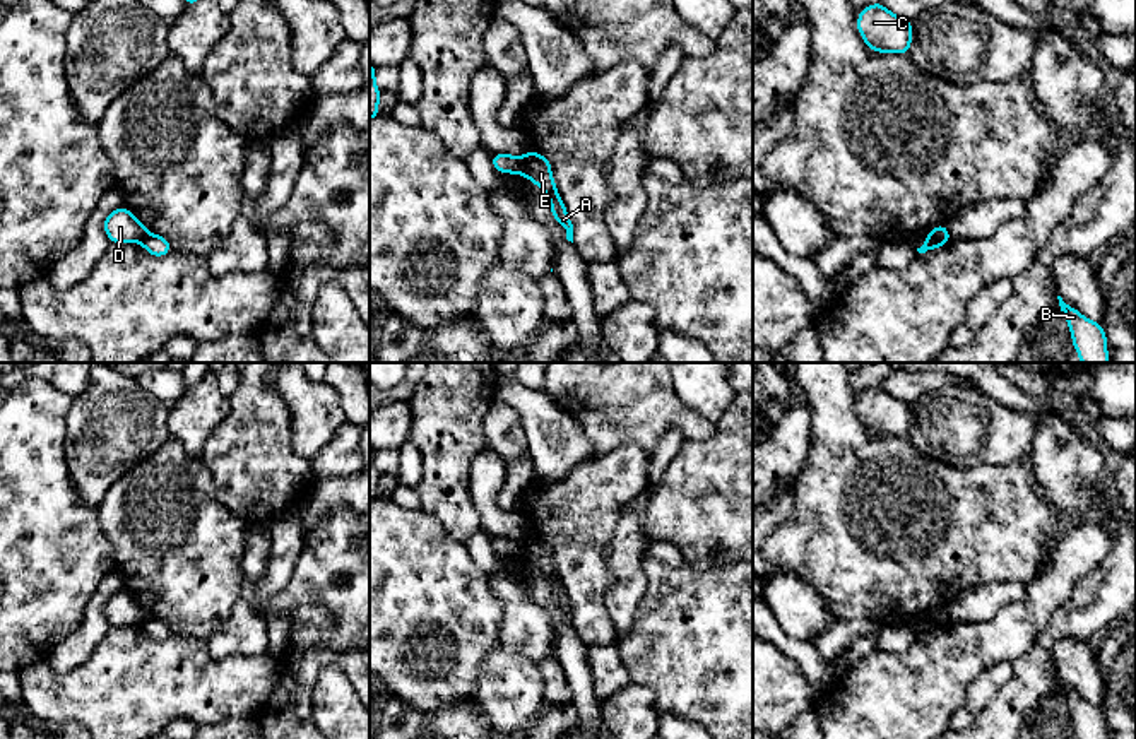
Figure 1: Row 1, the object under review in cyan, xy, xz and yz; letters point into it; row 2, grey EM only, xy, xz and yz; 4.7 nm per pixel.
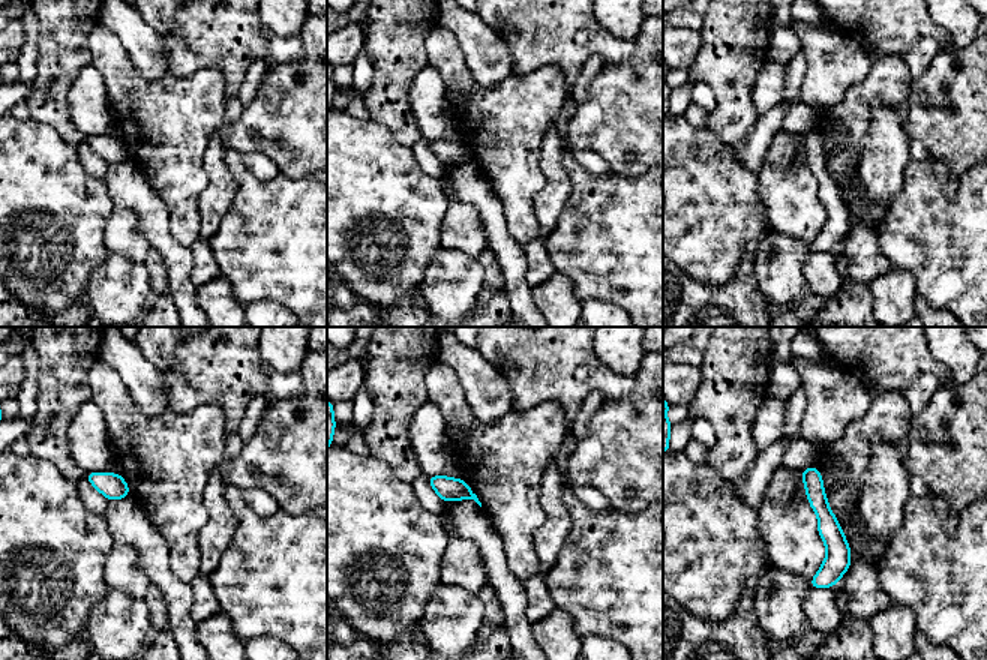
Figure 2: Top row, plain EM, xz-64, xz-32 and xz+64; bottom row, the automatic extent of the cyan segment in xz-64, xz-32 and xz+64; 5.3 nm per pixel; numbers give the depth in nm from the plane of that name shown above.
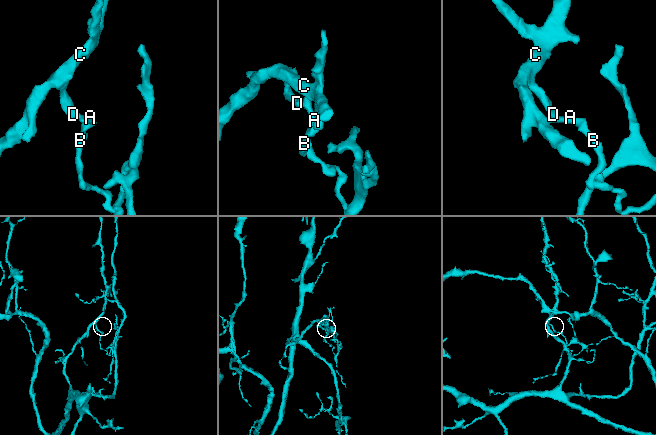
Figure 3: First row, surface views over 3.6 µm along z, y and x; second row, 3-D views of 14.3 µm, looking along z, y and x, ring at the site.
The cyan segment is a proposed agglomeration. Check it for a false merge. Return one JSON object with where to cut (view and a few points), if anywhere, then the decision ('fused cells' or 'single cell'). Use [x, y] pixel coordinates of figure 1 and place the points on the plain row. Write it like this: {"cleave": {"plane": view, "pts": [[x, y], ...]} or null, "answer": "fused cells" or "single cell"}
{"cleave": {"plane": "xz", "pts": [[524, 539], [527, 558]]}, "answer": "fused cells"}

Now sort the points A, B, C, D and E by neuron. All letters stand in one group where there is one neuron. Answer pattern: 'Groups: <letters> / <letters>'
Groups: A B E / C D

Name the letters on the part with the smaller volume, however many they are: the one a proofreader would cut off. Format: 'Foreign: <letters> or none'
Foreign: A, B, E

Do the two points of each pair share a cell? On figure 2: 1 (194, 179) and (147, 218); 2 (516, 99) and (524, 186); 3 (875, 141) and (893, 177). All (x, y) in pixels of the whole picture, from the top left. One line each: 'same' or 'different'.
1: different
2: same
3: same

